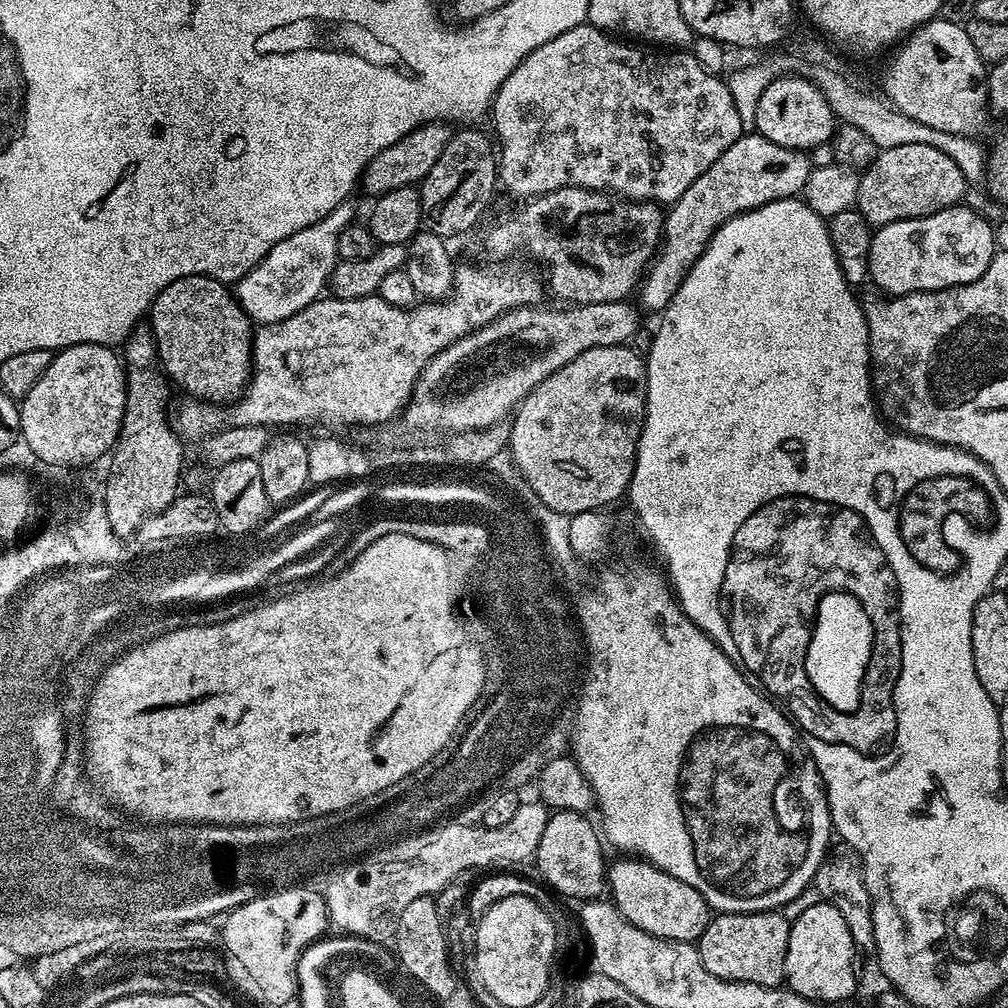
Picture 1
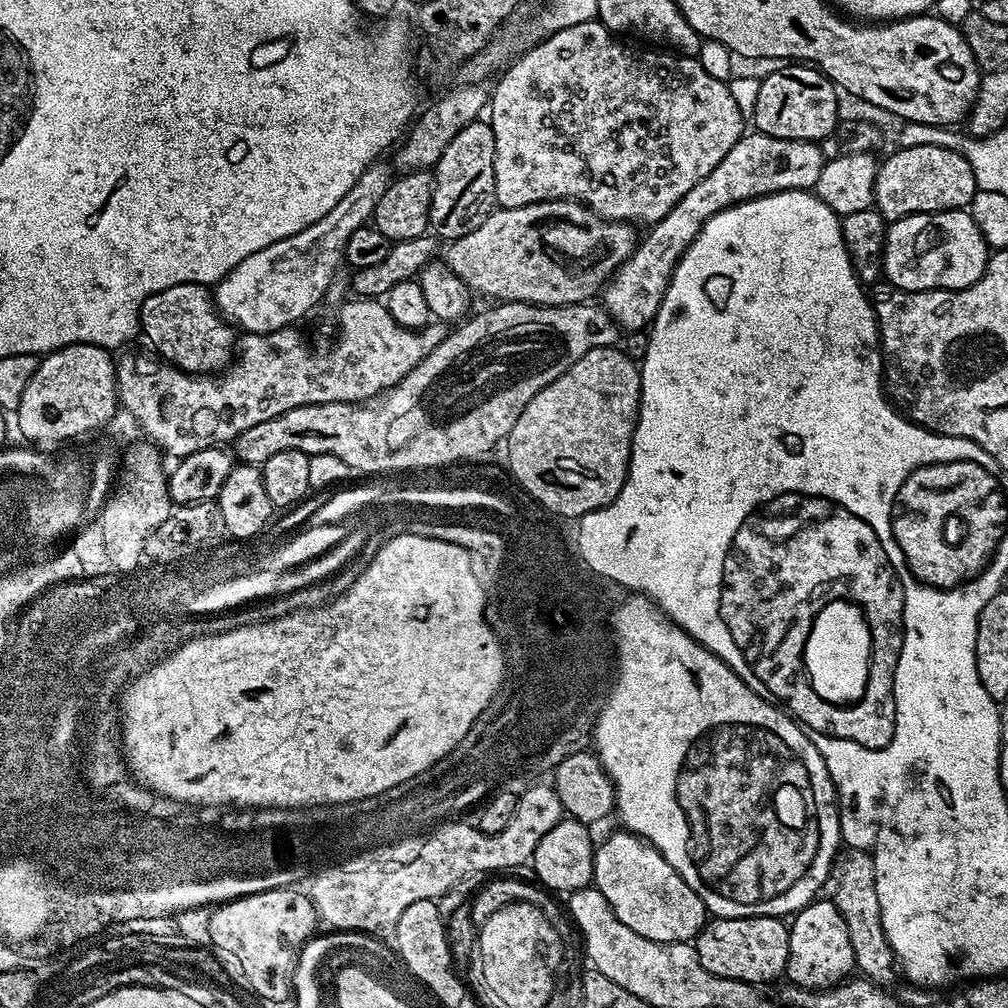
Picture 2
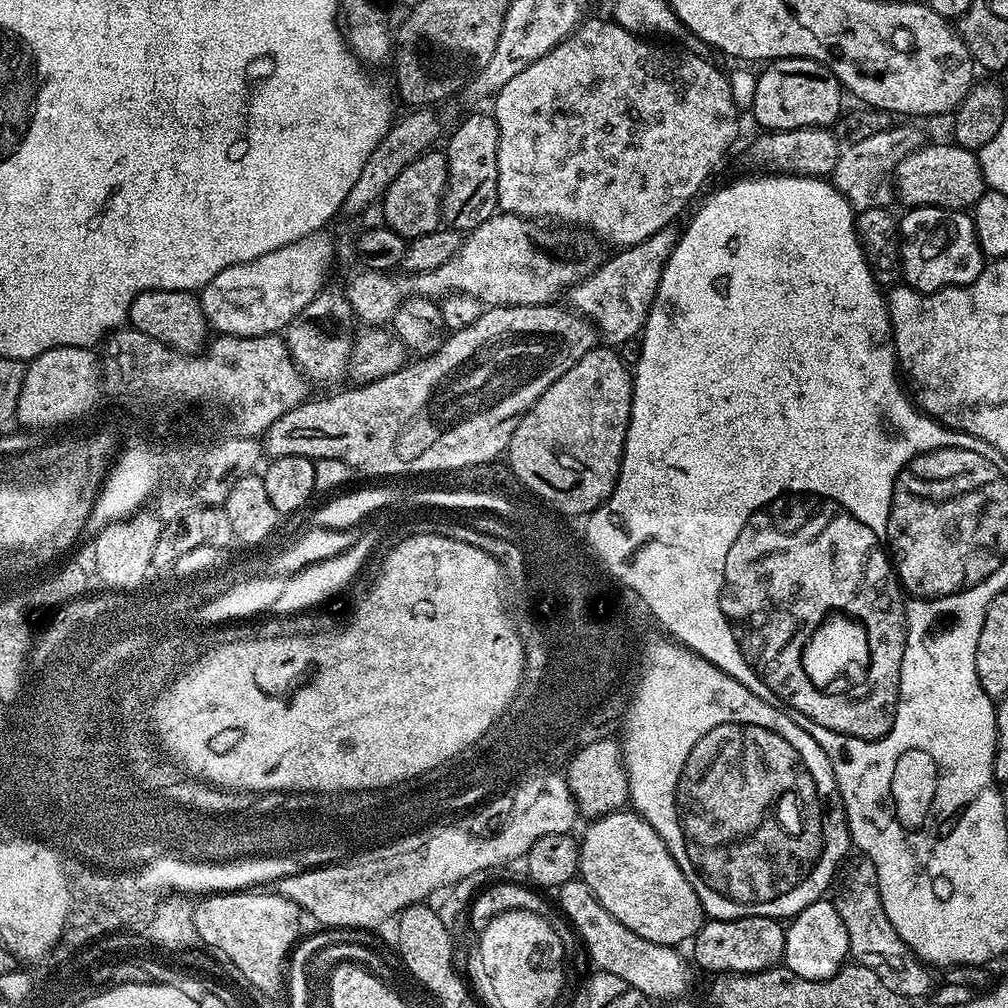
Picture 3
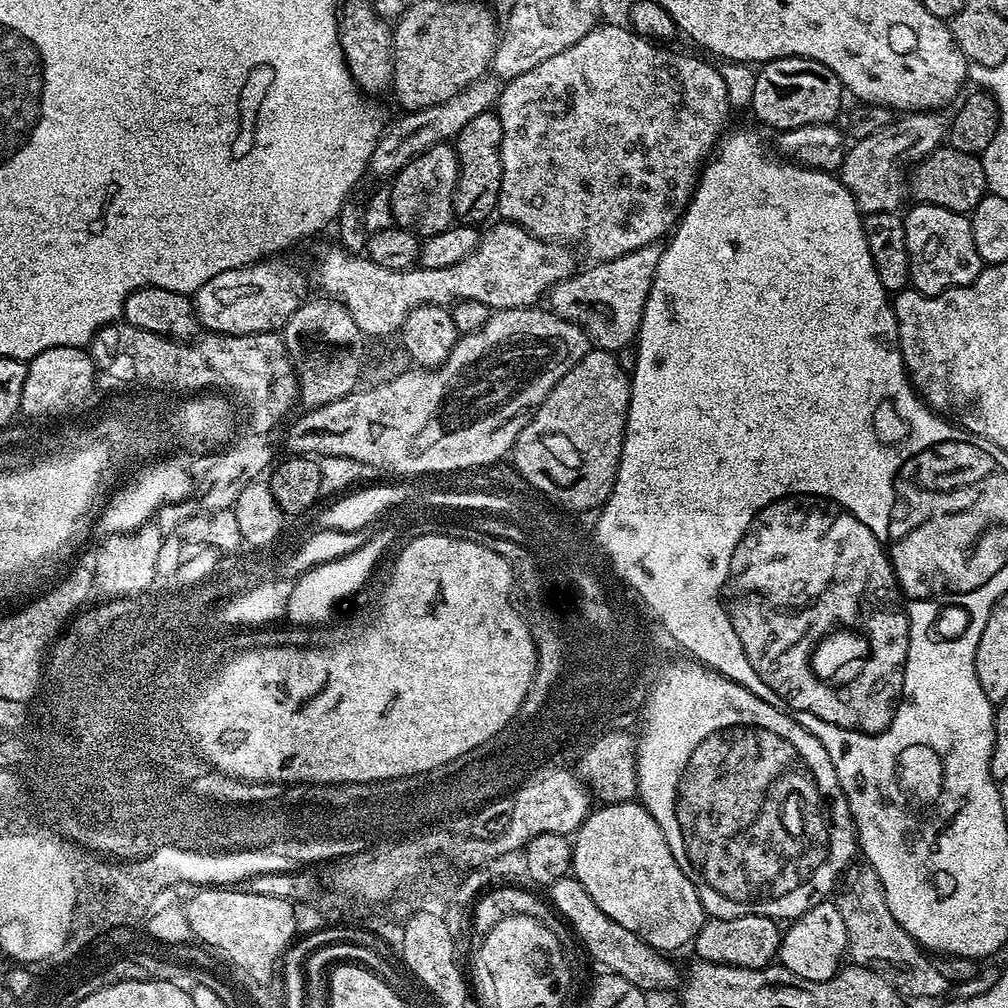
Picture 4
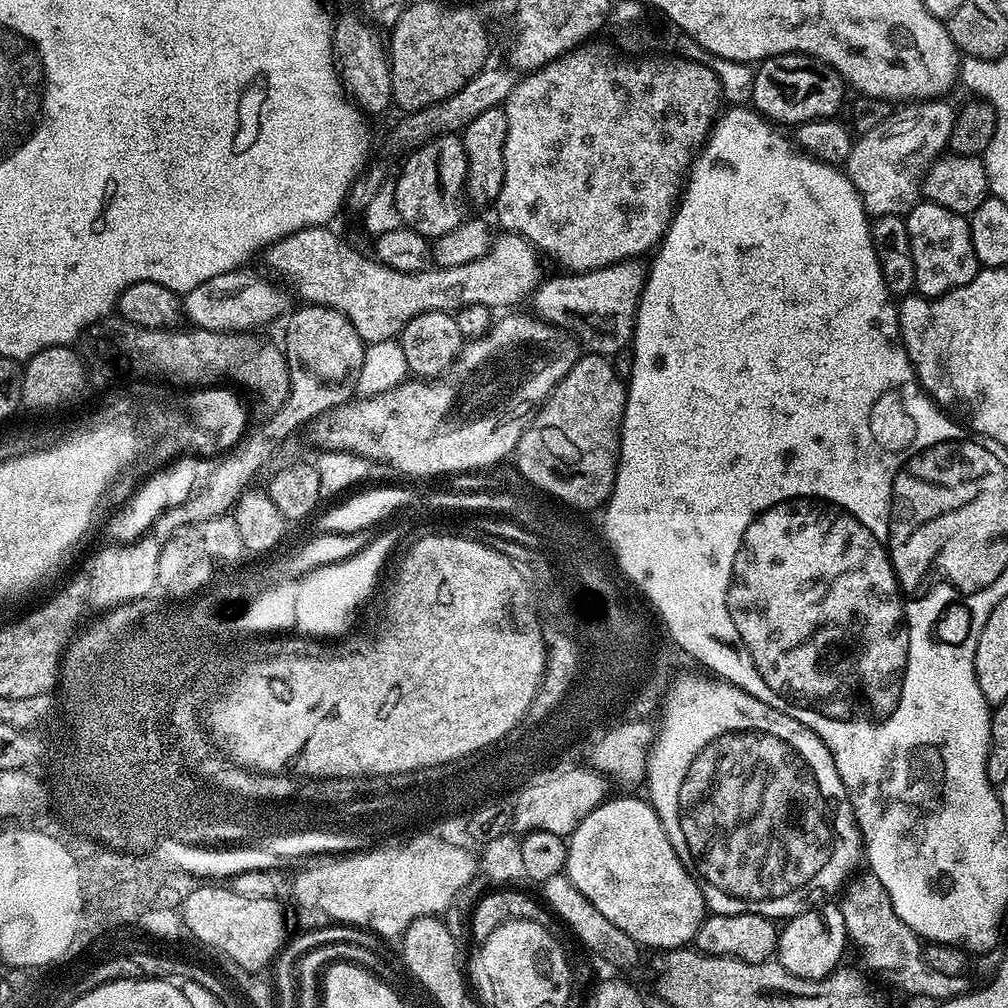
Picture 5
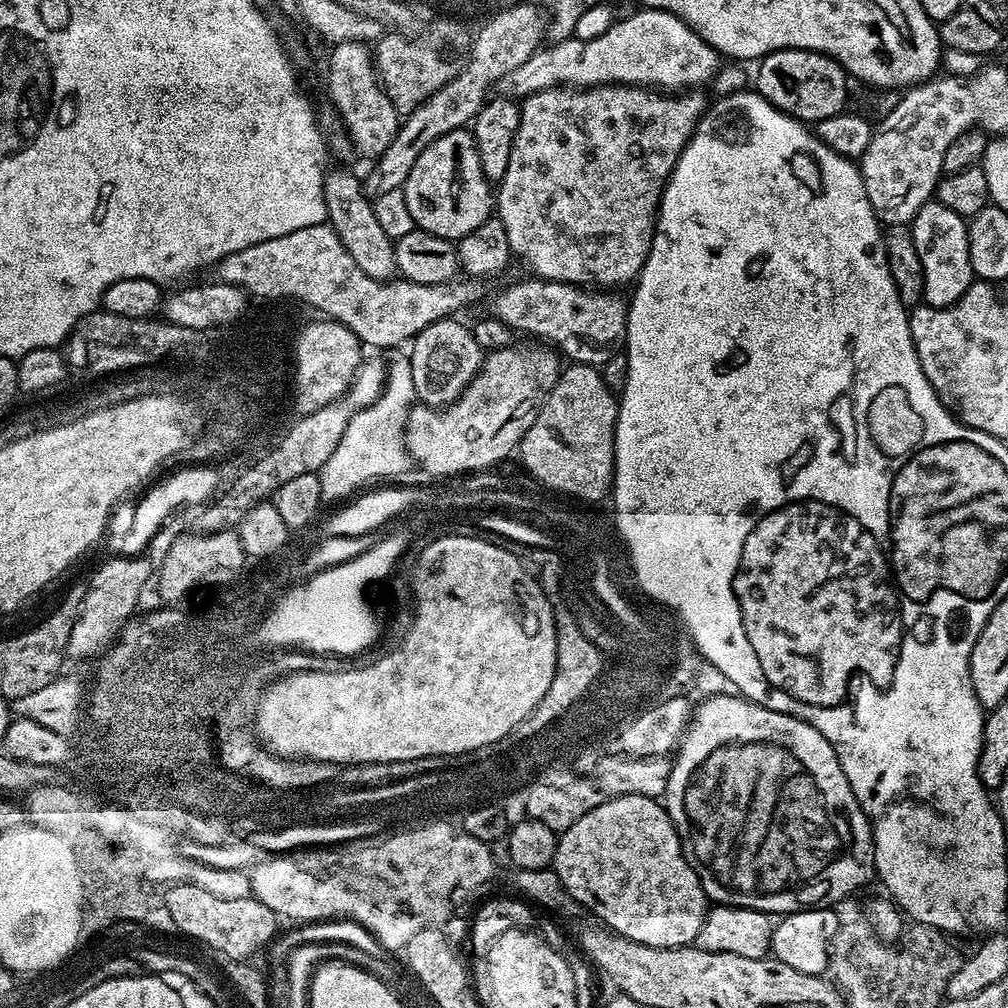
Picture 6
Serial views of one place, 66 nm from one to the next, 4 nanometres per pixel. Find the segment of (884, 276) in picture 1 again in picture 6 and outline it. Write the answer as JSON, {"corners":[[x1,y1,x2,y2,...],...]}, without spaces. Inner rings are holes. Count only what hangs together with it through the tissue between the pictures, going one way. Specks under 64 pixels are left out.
{"corners":[[929,202,920,207,910,227,914,234,914,250,918,250,918,258,922,261,923,303,930,308,945,308,961,300,968,287,974,283,970,260,971,242,968,240,969,225,965,217,954,214,954,210,939,202]]}

